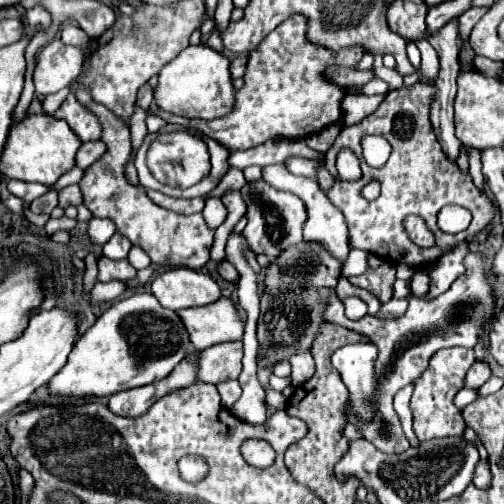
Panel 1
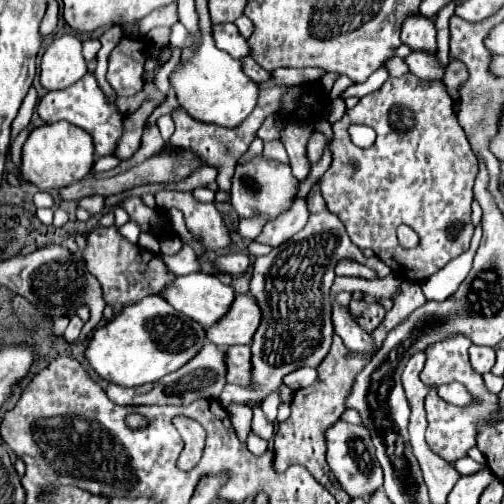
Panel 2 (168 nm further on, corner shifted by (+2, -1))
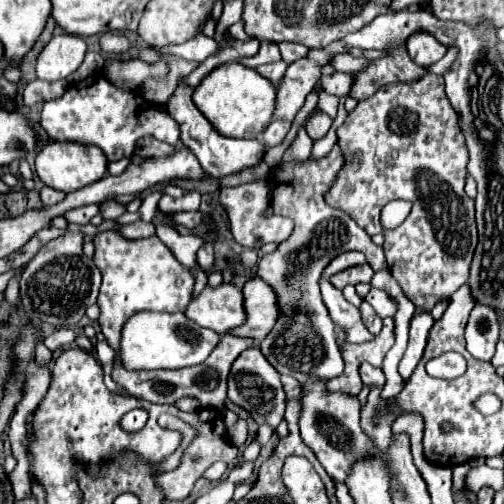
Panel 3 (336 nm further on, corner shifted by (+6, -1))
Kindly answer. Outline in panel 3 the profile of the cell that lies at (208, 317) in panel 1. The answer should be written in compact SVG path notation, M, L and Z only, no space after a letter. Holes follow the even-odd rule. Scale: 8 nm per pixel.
M253 276L251 280L245 282L243 294L245 294L245 312L249 312L249 320L241 328L235 328L231 334L263 340L279 318L277 294L273 286L269 286L259 276Z

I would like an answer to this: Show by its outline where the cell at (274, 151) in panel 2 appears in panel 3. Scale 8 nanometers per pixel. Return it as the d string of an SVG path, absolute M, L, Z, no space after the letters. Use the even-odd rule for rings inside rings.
M273 120L271 126L263 134L265 144L267 146L275 146L275 144L283 142L285 136L287 136L287 132L289 132L289 128L291 128L291 124L293 124L291 120Z

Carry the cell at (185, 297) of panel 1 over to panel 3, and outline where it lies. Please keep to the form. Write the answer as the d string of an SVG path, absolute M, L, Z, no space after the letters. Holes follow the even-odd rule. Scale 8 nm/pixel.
M223 284L219 288L205 288L197 300L191 300L185 314L203 328L211 328L225 336L229 330L245 324L243 292L237 286Z

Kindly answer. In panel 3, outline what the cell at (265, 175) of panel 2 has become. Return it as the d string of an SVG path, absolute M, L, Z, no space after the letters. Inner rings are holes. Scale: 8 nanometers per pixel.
M181 78L181 82L177 84L175 92L171 94L171 98L167 102L167 112L181 126L181 144L195 154L195 158L199 160L199 164L203 166L203 170L209 176L223 178L223 176L235 174L235 172L239 172L239 170L243 170L247 166L255 166L257 162L263 160L265 146L263 146L261 140L233 140L233 138L227 138L227 136L221 136L211 126L211 122L197 110L191 94L193 94L193 88L185 84L185 78Z

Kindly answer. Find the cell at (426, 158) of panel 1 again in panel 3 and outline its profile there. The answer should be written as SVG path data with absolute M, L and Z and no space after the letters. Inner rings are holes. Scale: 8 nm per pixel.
M427 72L417 84L389 84L389 88L381 88L377 96L359 102L357 108L349 112L345 124L337 130L337 138L337 144L341 144L345 152L345 168L327 192L329 204L347 212L365 232L383 232L383 248L391 276L415 308L431 312L437 302L449 300L451 294L469 280L469 266L477 246L475 202L463 190L469 156L457 124L457 112L447 100L443 78ZM393 200L409 200L413 208L405 222L393 230L385 230L381 226L381 210Z

